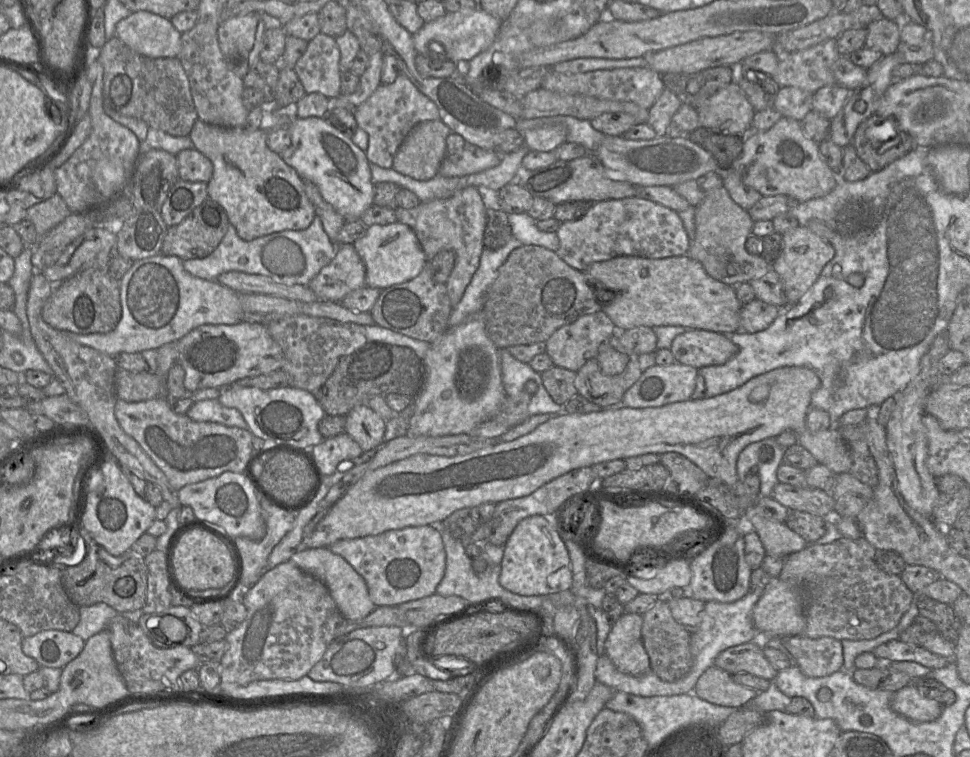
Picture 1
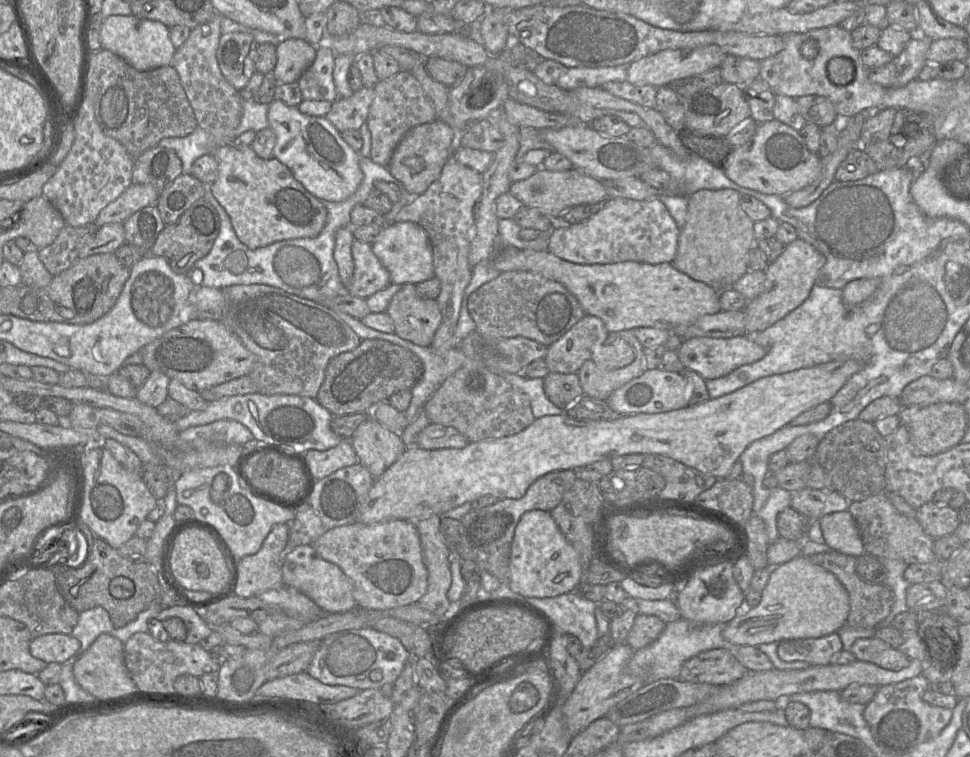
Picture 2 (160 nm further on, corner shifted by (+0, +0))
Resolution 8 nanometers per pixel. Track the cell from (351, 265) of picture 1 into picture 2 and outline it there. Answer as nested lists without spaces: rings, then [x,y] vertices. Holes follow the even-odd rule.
[[[354,240],[351,248],[354,262],[349,295],[366,299],[391,284],[388,270],[372,251],[371,244]]]

